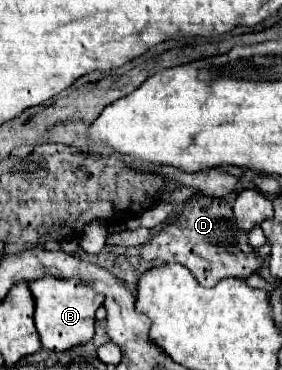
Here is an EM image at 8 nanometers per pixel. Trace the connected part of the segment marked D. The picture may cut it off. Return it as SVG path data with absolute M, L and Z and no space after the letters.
M193 198L189 200L179 214L175 214L175 222L171 226L161 228L147 244L141 248L141 256L145 260L159 260L159 262L177 262L191 270L195 280L211 288L219 280L229 276L245 278L261 268L261 262L255 258L255 250L247 244L247 234L239 232L233 224L231 206L219 198Z

